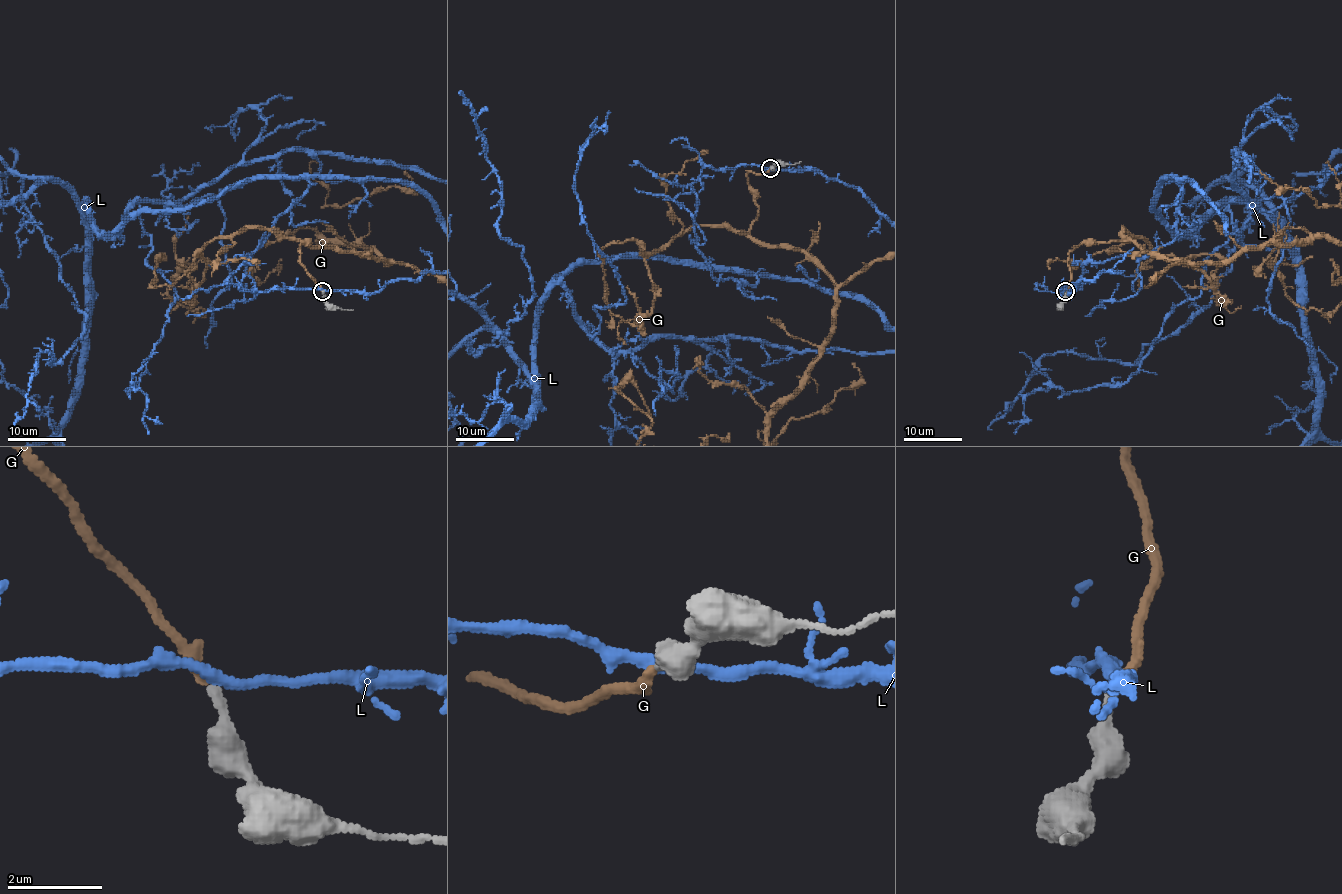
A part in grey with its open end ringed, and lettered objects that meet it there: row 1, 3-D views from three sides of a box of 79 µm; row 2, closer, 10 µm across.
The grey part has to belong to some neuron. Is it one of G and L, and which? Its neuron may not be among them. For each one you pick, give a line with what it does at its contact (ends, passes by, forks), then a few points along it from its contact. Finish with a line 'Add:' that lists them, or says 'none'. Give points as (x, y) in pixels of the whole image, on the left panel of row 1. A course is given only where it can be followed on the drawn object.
G: It ends there
Add: G

